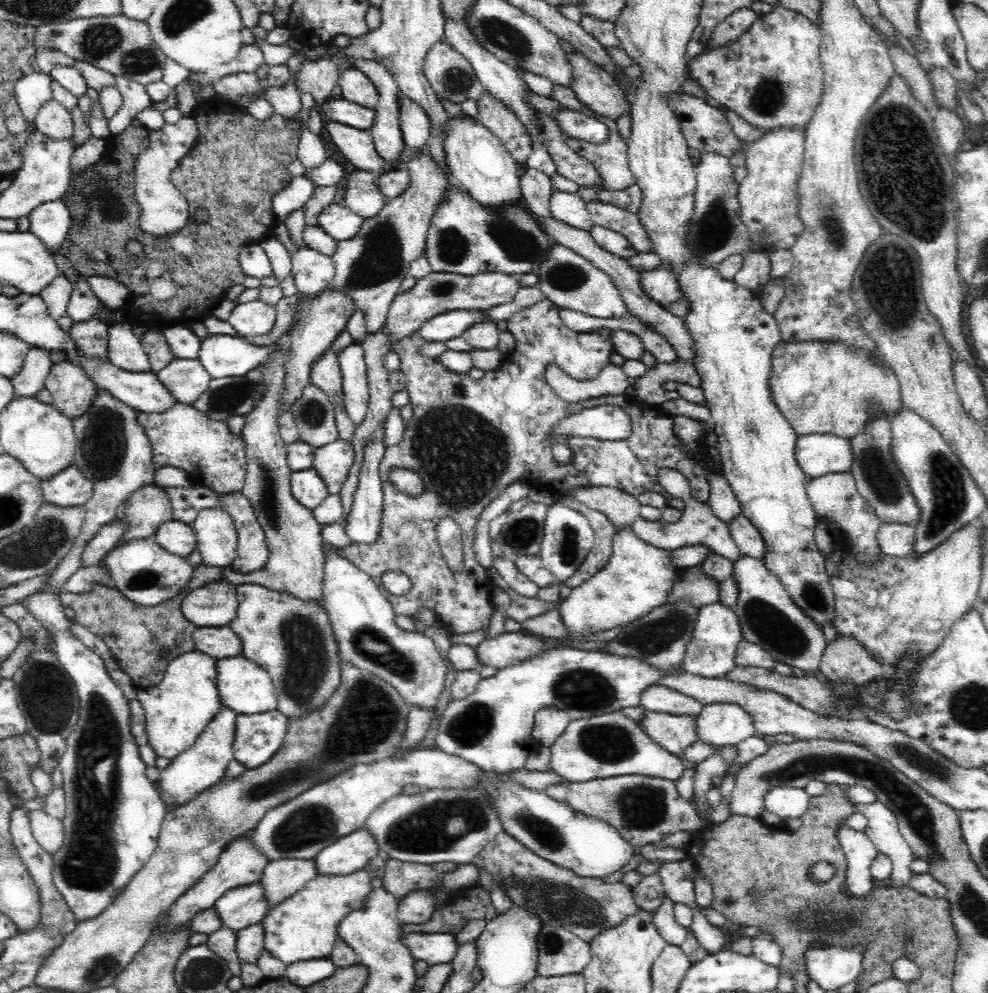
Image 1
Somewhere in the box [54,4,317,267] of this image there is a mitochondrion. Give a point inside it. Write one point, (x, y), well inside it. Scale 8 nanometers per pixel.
(97, 41)

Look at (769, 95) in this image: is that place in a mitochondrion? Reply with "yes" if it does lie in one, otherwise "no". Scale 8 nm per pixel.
yes

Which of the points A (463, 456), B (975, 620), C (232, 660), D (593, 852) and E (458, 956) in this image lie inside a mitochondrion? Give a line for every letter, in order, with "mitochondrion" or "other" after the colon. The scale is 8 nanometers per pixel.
A: mitochondrion
B: other
C: other
D: other
E: other

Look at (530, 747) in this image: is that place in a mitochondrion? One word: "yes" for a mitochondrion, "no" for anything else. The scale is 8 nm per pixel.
no

